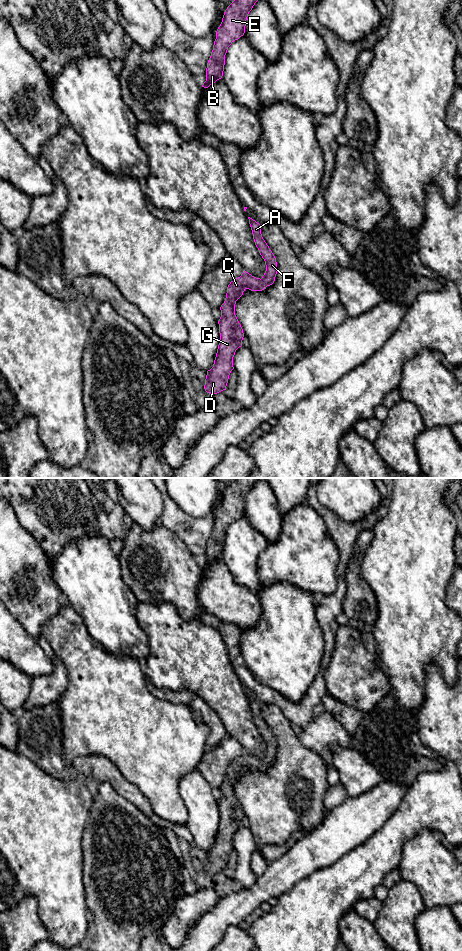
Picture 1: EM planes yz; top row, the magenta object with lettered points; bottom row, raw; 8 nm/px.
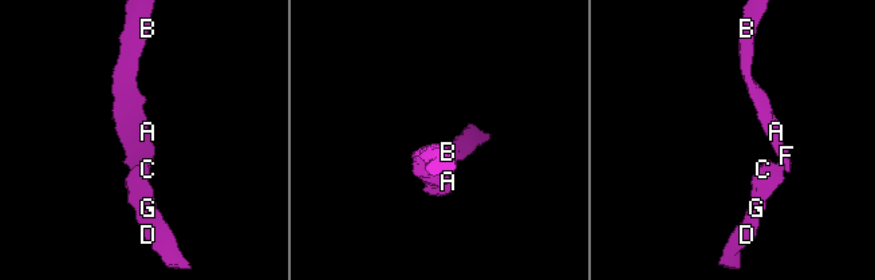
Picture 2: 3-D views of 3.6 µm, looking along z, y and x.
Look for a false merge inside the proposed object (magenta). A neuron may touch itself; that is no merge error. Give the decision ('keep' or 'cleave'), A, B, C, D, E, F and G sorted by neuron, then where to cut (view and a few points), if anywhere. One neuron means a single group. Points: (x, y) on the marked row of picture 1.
keep; A B C D E F G; no cut

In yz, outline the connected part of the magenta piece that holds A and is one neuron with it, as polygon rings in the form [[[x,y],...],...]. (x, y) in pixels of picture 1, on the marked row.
[[[248,217],[253,239],[260,255],[265,261],[266,271],[262,278],[256,278],[244,271],[227,287],[224,303],[221,305],[221,317],[218,321],[220,341],[213,367],[207,371],[204,389],[209,394],[217,394],[226,390],[229,375],[234,369],[233,357],[236,350],[242,346],[243,329],[235,315],[236,301],[246,289],[262,291],[274,283],[277,274],[277,262],[274,254],[261,234],[261,227],[252,218]]]

